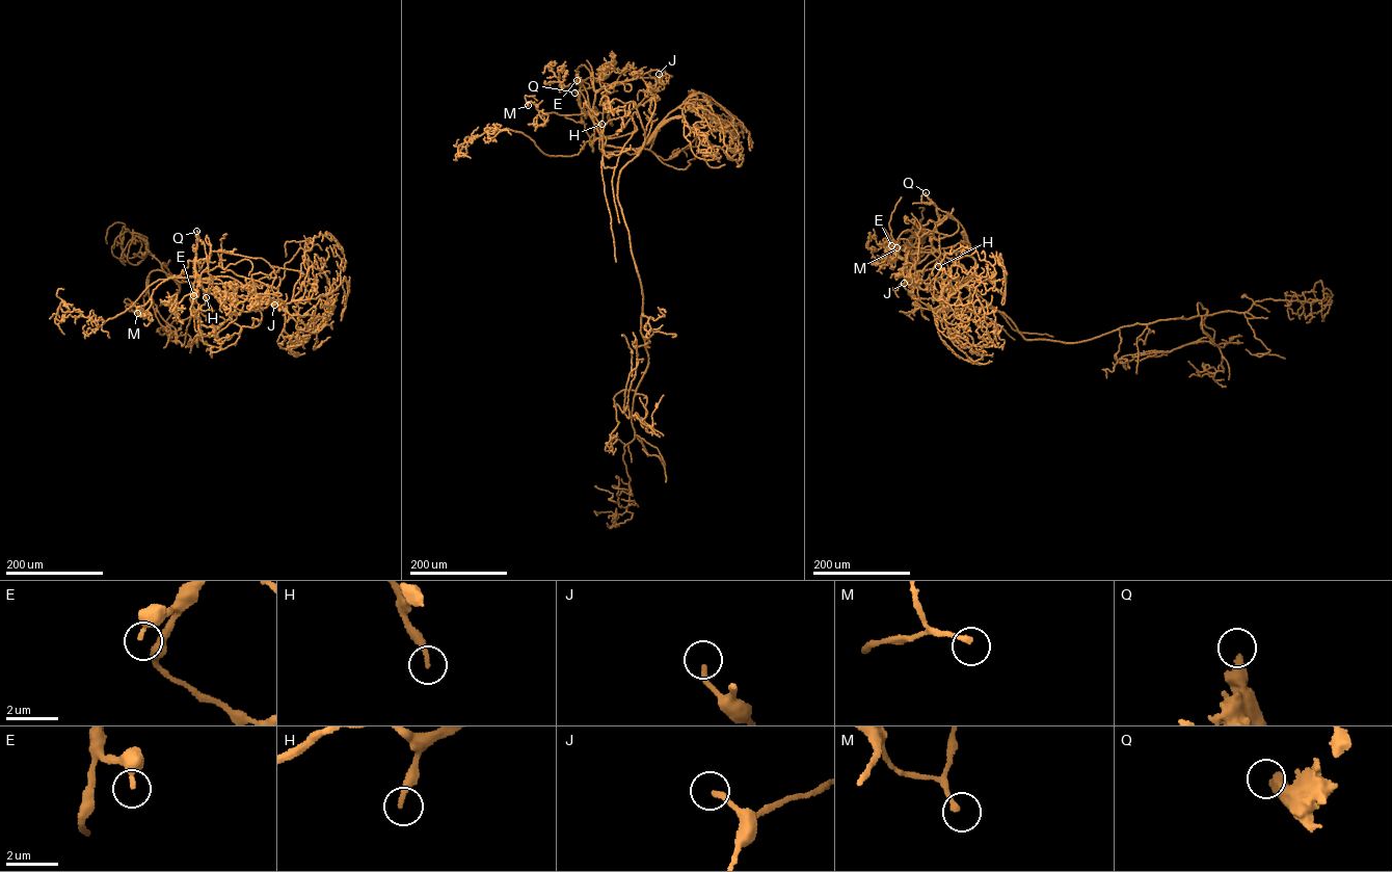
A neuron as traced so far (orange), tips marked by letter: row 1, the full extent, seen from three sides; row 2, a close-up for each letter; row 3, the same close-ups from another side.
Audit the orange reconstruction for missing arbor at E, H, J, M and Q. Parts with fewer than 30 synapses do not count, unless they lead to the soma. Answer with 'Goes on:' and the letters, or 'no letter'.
Goes on: Q

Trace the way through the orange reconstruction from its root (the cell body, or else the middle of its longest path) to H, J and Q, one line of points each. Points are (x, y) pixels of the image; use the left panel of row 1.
H: (198, 329), (199, 325), (224, 321), (234, 311), (226, 295), (204, 290), (201, 284), (206, 297)
J: (198, 329), (229, 319), (253, 327), (262, 319), (258, 294), (276, 295), (274, 305)
Q: (198, 329), (199, 325), (224, 321), (234, 309), (223, 292), (201, 286), (194, 263), (196, 231)

